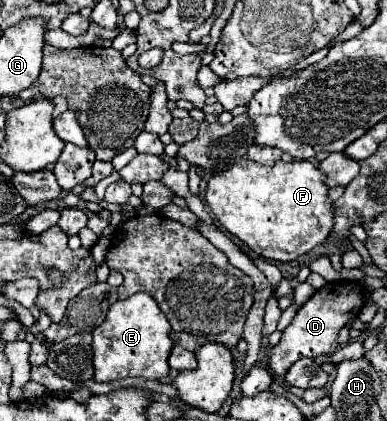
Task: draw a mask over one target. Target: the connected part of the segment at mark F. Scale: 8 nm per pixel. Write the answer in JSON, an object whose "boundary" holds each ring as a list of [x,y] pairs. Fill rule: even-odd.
{"boundary":[[[242,158],[234,166],[226,168],[224,172],[212,176],[206,186],[206,204],[212,212],[212,216],[240,242],[248,246],[254,254],[266,260],[278,260],[278,262],[290,262],[298,256],[310,252],[314,246],[322,244],[332,226],[334,226],[334,210],[332,202],[328,202],[328,188],[324,184],[324,178],[320,168],[312,162],[276,162],[274,166],[260,166],[258,162],[252,162],[248,158]]]}

